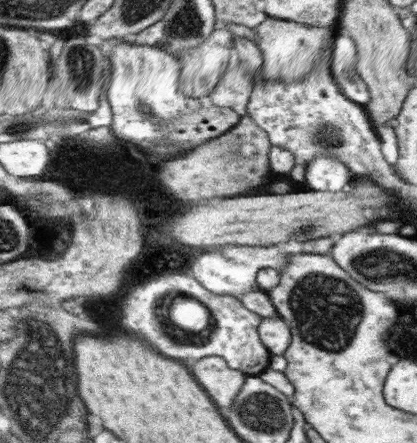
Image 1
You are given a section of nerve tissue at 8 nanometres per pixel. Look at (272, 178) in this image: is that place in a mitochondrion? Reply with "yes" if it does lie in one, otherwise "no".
no

